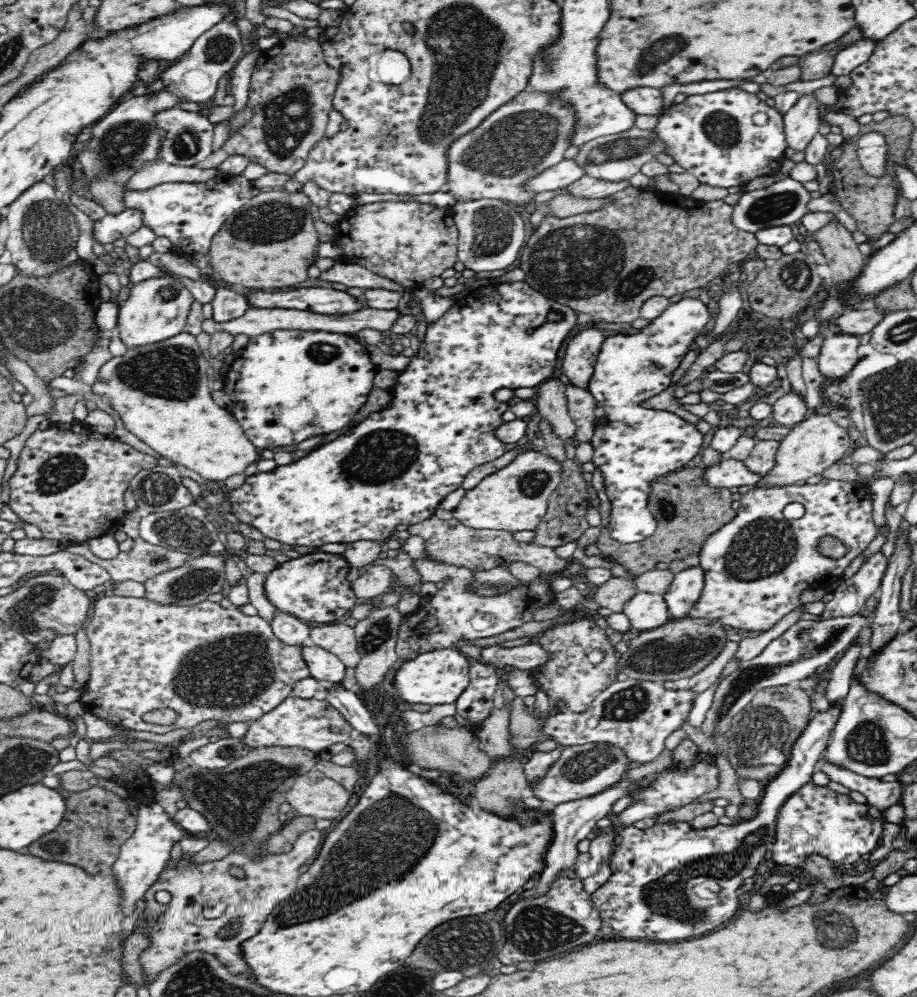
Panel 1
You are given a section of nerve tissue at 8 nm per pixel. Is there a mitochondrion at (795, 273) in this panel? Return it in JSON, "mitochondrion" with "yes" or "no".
{"mitochondrion":"yes"}

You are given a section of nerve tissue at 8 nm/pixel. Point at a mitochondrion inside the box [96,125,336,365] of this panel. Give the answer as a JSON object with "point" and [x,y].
{"point":[272,222]}

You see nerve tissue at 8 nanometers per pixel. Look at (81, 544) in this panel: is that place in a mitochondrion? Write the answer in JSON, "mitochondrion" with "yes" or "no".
{"mitochondrion":"no"}

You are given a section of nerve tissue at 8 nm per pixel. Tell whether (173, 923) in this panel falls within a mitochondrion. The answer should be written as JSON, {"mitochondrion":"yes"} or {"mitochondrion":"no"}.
{"mitochondrion":"no"}

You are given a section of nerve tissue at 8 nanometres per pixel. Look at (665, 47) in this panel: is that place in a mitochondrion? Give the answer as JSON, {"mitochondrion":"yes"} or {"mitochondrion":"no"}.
{"mitochondrion":"yes"}

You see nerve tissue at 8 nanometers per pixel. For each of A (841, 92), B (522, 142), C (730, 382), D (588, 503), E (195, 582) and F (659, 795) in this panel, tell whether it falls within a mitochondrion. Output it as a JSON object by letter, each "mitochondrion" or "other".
{"A":"other","B":"mitochondrion","C":"other","D":"other","E":"mitochondrion","F":"other"}

